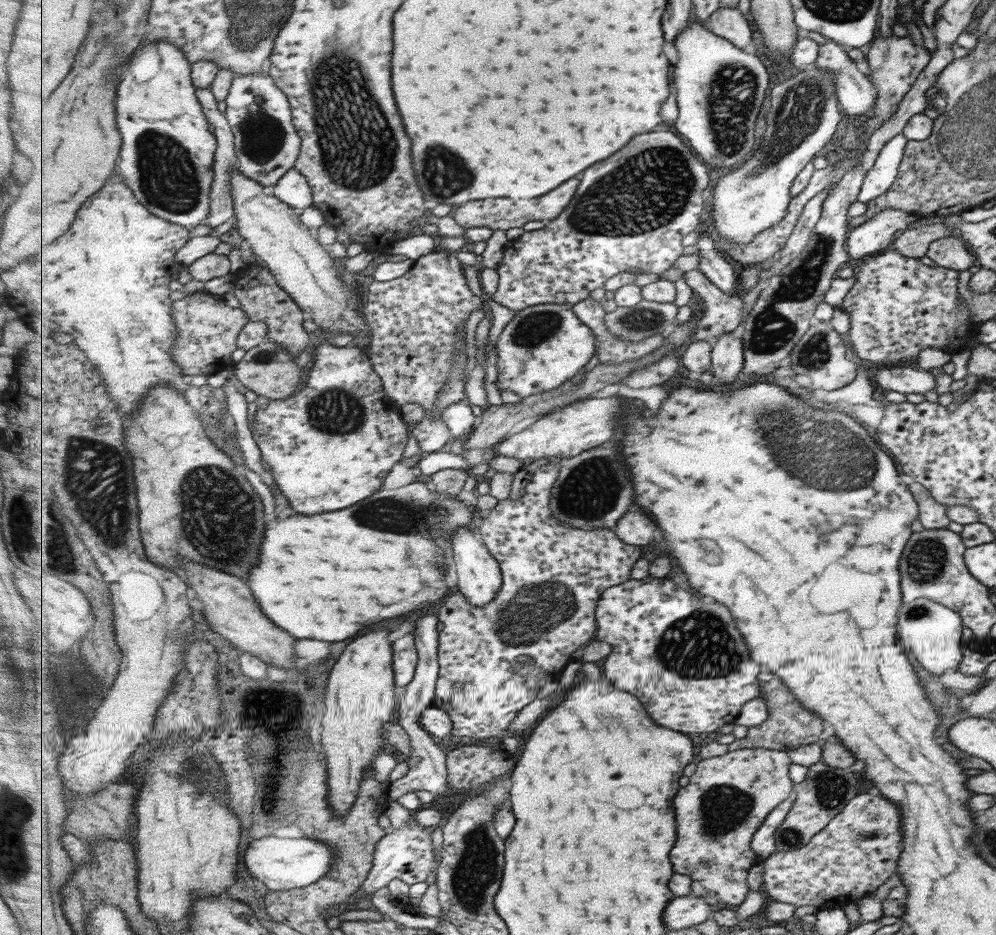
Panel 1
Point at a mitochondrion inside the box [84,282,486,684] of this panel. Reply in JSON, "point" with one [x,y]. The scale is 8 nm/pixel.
{"point":[216,510]}

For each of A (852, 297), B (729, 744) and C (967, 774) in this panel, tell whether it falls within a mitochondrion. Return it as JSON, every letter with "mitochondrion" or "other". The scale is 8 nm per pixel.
{"A":"other","B":"other","C":"other"}

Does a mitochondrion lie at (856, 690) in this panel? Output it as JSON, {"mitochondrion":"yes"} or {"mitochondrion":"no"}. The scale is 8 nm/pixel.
{"mitochondrion":"no"}

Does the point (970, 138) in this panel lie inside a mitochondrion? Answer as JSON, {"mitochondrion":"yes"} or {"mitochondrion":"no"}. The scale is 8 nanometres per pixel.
{"mitochondrion":"yes"}

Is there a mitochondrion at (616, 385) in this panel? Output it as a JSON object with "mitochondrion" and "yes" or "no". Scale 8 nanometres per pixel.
{"mitochondrion":"no"}

